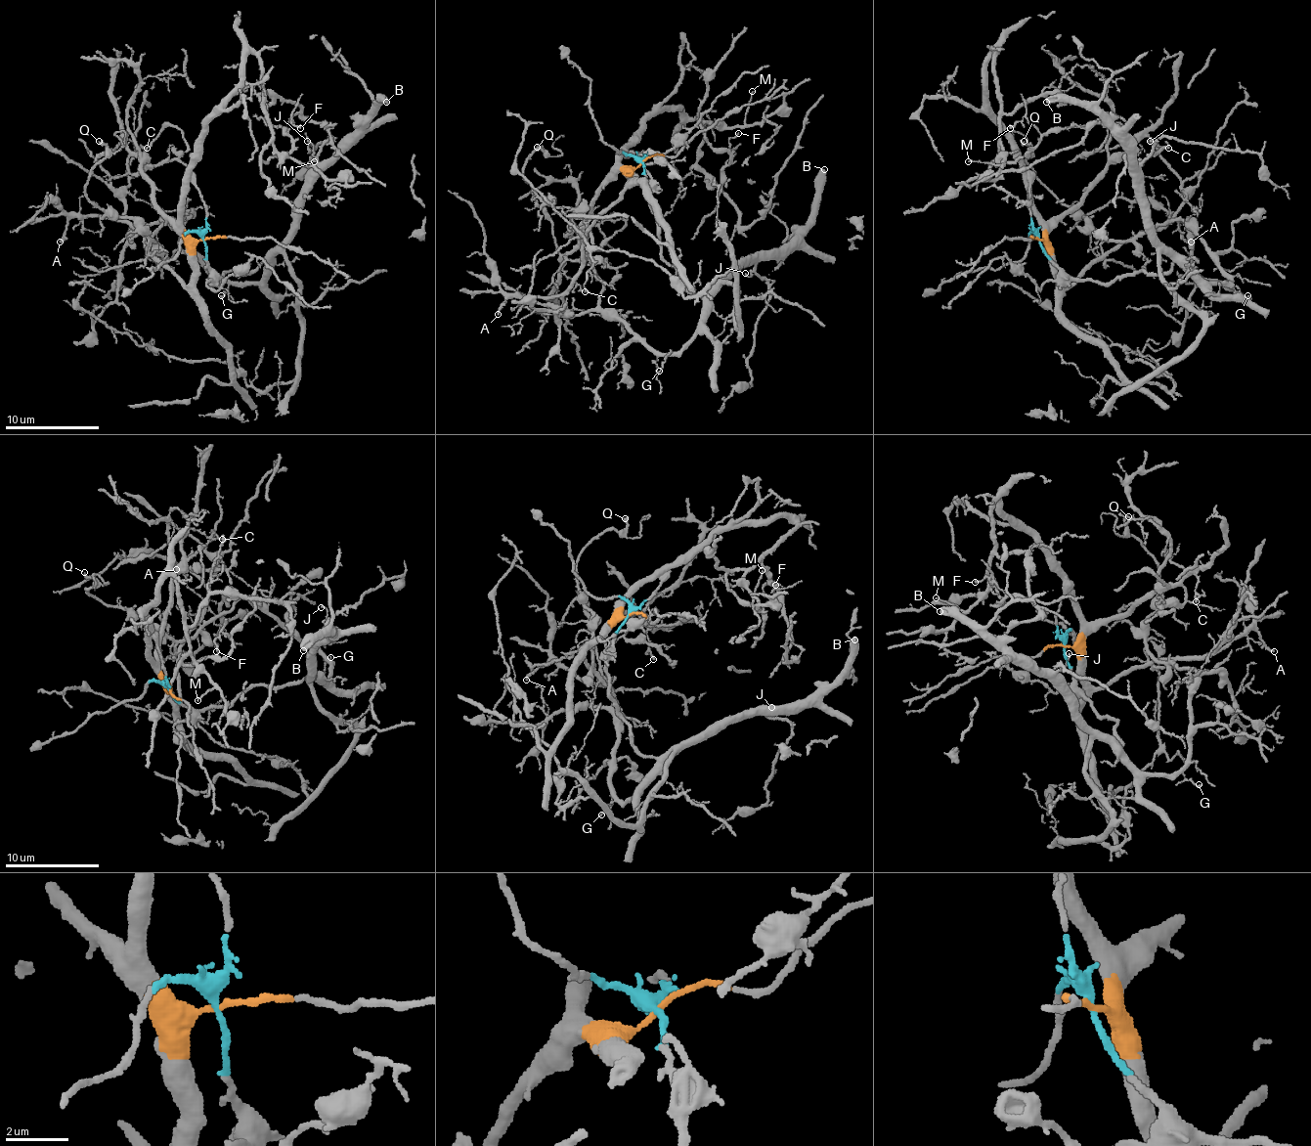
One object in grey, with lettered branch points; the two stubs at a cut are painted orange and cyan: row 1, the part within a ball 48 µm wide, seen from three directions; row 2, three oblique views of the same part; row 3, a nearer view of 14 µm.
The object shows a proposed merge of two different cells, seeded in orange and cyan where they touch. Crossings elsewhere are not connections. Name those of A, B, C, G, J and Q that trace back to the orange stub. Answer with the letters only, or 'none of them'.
A, C

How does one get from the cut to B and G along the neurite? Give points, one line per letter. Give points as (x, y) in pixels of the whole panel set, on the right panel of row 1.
B: (1038, 240), (1071, 278), (1163, 275), (1173, 261), (1147, 228), (1135, 153), (1090, 110), (1045, 103)
G: (1038, 240), (1043, 251), (1071, 278), (1097, 282), (1145, 270), (1163, 275), (1175, 261), (1248, 296)

